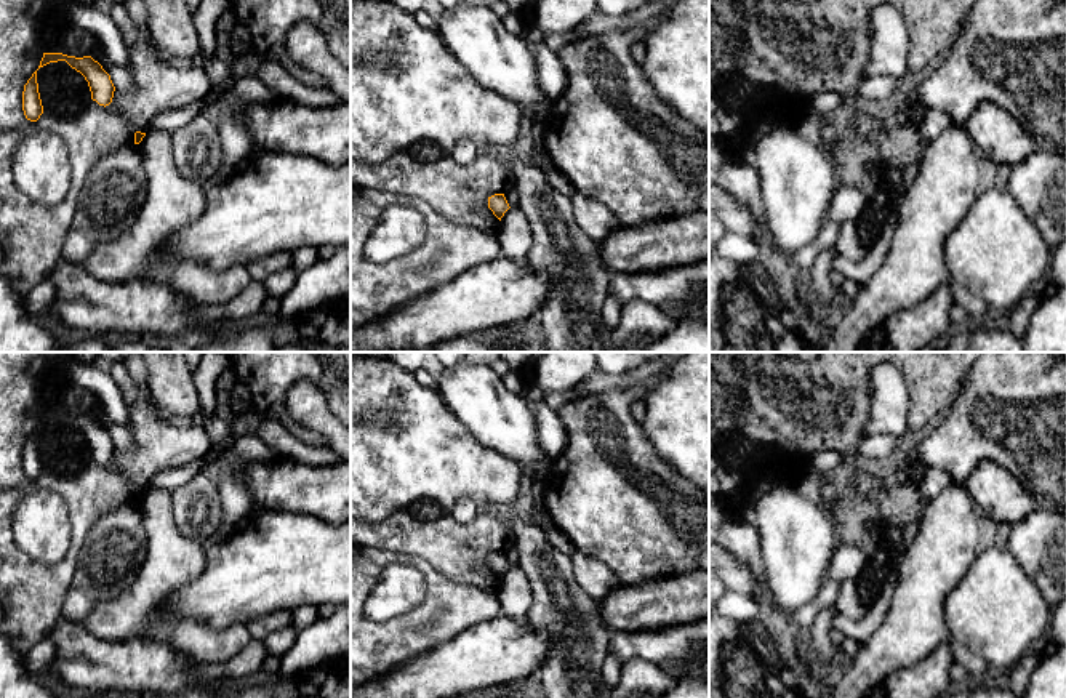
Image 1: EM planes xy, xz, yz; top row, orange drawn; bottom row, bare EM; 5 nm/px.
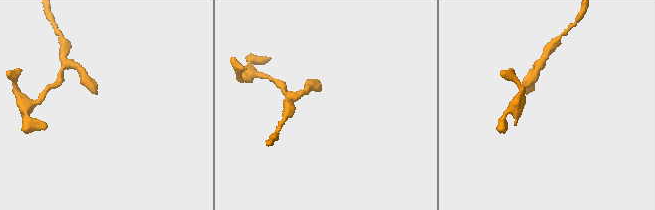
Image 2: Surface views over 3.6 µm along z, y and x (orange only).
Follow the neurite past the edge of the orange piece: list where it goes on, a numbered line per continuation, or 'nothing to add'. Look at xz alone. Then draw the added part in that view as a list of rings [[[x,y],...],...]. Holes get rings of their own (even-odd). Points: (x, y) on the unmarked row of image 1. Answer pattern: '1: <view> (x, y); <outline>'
nothing to add

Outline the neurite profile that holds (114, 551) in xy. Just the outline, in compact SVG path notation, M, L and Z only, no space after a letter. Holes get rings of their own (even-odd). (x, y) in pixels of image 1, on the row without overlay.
M138 503L98 517L77 557L61 616L83 623L99 604L123 594L138 578L146 552L147 535Z

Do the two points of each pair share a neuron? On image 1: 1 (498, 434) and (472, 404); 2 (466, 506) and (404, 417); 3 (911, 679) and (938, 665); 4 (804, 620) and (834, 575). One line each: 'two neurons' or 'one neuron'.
1: one neuron
2: two neurons
3: one neuron
4: one neuron

